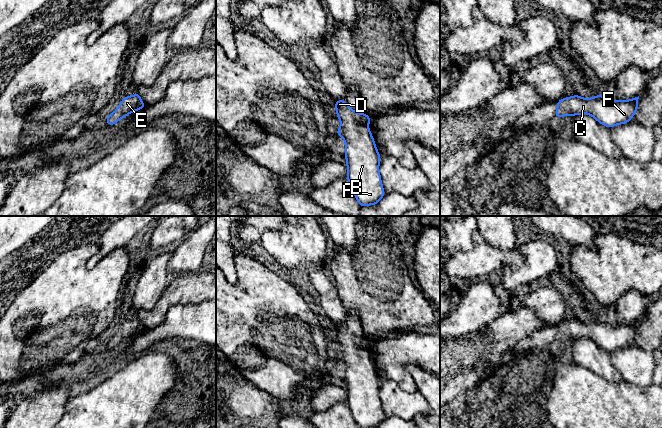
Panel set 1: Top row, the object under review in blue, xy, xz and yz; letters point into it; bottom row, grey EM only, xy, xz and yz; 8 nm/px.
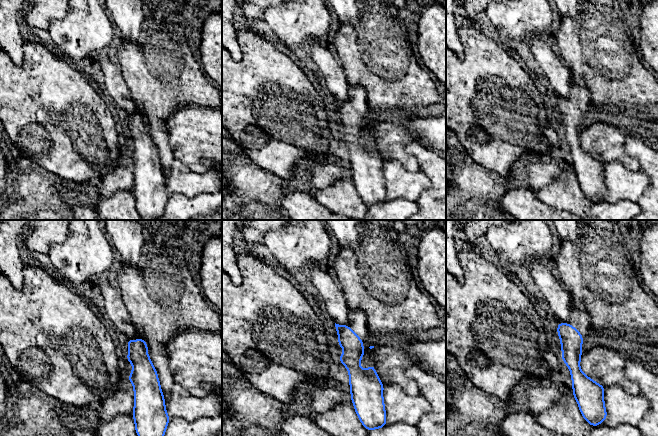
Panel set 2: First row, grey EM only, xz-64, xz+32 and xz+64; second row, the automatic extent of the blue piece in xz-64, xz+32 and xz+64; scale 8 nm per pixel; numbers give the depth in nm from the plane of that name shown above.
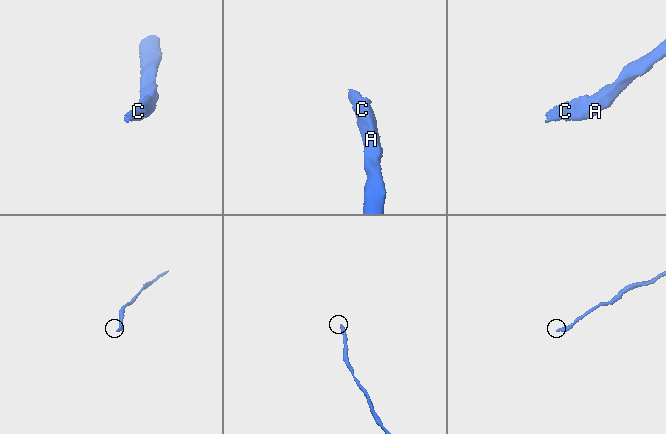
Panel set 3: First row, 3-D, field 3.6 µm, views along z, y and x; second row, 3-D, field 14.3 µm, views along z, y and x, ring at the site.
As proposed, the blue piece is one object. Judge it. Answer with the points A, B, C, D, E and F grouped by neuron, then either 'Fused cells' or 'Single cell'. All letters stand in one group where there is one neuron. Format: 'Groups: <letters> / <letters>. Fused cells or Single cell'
Groups: A B C D E F. Single cell

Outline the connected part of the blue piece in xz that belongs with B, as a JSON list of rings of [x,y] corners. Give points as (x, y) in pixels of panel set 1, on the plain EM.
[[[345,324],[335,325],[341,349],[337,359],[345,365],[347,404],[359,428],[377,428],[385,419],[379,397],[381,379],[367,350],[371,341],[352,334]]]

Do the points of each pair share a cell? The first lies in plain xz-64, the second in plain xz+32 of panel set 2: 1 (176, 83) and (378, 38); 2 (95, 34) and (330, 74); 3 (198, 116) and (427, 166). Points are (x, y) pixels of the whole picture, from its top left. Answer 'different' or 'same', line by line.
1: same
2: different
3: different

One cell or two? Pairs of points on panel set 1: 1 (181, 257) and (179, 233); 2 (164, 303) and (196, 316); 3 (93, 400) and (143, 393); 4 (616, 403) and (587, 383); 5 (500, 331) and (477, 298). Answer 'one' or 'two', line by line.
1: two
2: two
3: one
4: one
5: two

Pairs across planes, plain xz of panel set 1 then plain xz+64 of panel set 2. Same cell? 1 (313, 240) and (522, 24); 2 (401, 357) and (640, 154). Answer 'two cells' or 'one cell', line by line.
1: one cell
2: two cells

